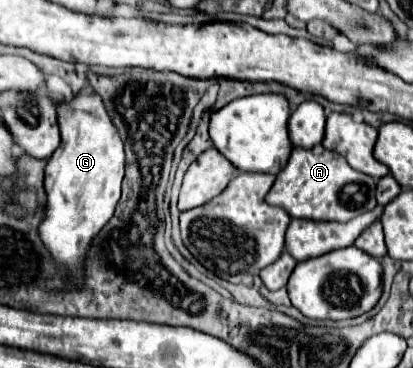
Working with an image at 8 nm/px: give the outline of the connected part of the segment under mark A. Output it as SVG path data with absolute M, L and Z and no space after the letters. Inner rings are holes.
M321 144L313 148L297 146L287 166L277 174L277 180L267 194L267 202L273 206L283 206L291 218L347 222L377 206L375 188L375 180L353 170L341 154L327 150ZM349 186L353 186L353 190Z

